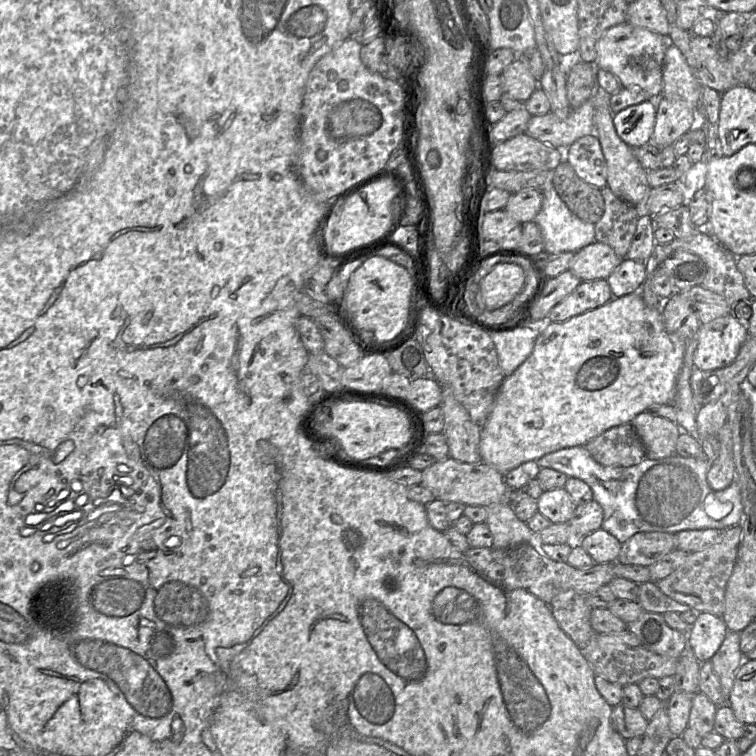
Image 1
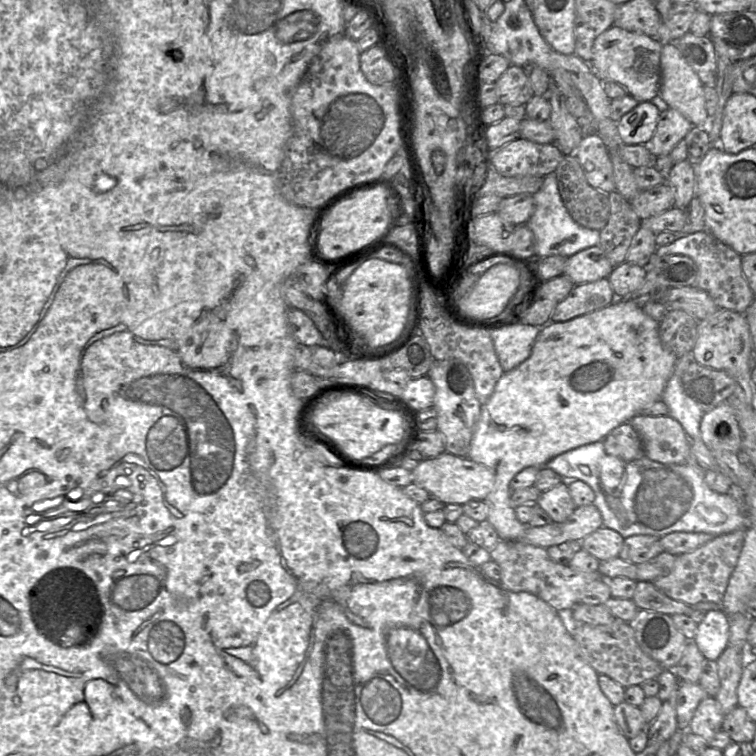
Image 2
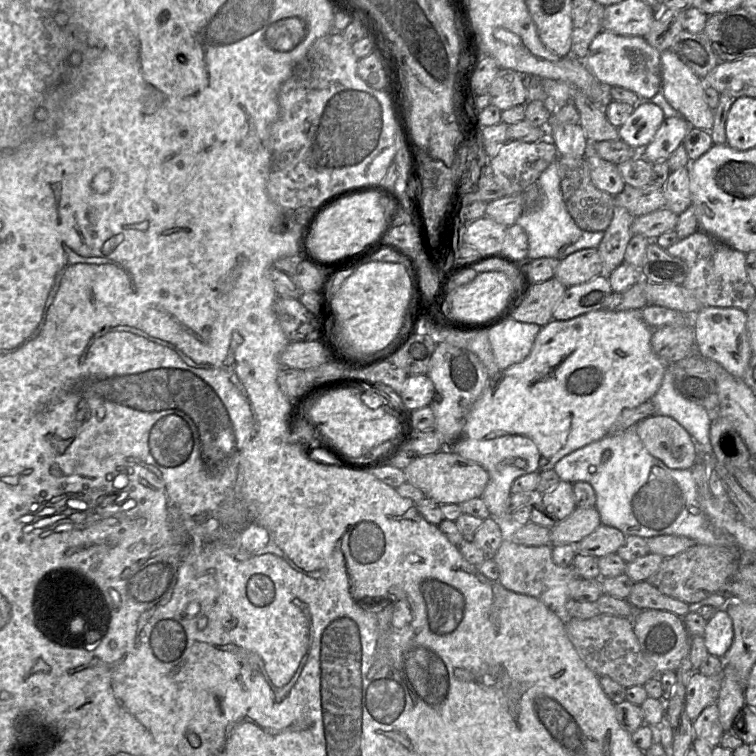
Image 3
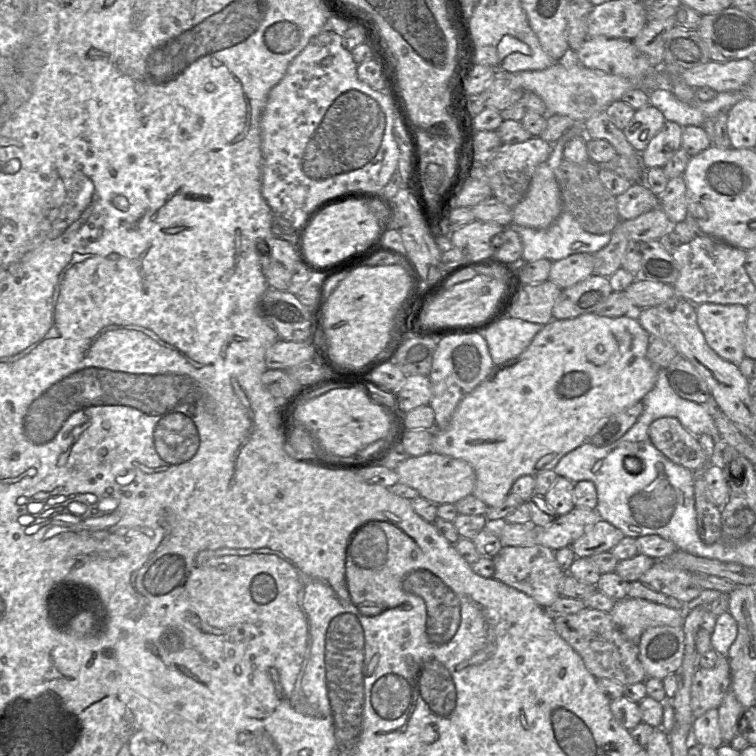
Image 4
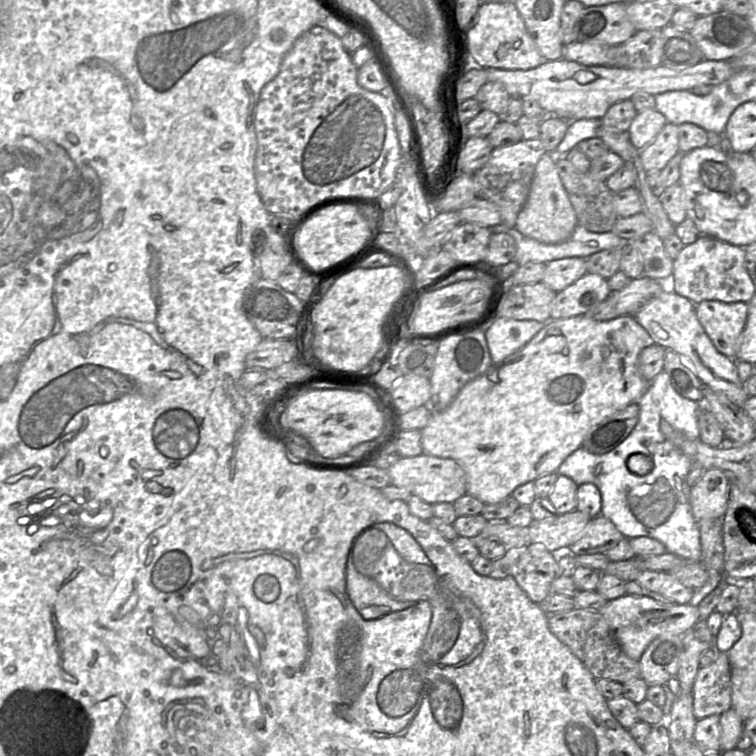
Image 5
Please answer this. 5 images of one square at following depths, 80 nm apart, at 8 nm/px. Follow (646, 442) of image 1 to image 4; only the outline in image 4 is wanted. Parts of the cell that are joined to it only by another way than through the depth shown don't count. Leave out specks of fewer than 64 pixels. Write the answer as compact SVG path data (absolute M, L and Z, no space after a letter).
M661 417L649 427L653 445L668 459L693 472L700 472L709 465L698 437L685 428L675 417Z

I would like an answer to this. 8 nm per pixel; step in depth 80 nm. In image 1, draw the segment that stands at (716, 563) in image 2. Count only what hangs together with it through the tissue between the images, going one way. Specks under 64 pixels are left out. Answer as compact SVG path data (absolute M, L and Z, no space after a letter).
M739 525L726 529L717 542L700 551L689 553L681 566L656 582L657 587L671 599L686 604L698 612L708 612L722 617L726 586L733 573L741 537L742 529Z

